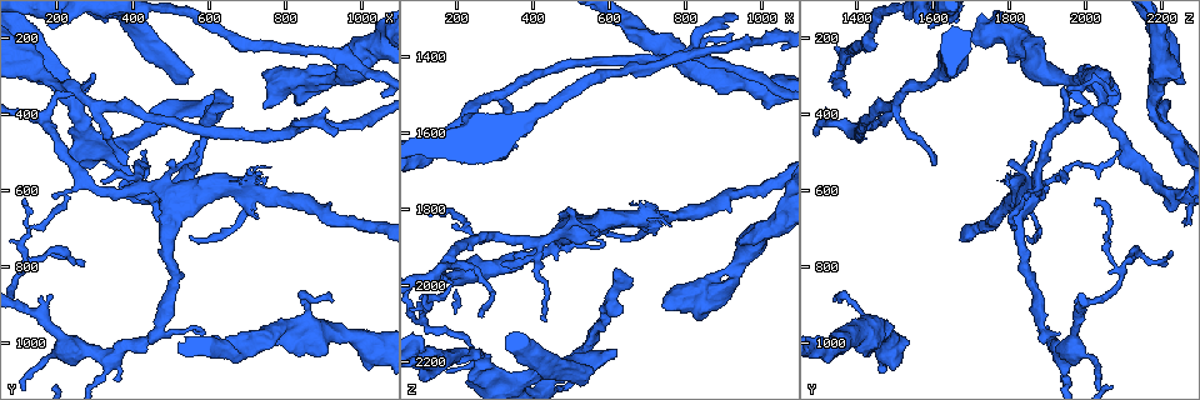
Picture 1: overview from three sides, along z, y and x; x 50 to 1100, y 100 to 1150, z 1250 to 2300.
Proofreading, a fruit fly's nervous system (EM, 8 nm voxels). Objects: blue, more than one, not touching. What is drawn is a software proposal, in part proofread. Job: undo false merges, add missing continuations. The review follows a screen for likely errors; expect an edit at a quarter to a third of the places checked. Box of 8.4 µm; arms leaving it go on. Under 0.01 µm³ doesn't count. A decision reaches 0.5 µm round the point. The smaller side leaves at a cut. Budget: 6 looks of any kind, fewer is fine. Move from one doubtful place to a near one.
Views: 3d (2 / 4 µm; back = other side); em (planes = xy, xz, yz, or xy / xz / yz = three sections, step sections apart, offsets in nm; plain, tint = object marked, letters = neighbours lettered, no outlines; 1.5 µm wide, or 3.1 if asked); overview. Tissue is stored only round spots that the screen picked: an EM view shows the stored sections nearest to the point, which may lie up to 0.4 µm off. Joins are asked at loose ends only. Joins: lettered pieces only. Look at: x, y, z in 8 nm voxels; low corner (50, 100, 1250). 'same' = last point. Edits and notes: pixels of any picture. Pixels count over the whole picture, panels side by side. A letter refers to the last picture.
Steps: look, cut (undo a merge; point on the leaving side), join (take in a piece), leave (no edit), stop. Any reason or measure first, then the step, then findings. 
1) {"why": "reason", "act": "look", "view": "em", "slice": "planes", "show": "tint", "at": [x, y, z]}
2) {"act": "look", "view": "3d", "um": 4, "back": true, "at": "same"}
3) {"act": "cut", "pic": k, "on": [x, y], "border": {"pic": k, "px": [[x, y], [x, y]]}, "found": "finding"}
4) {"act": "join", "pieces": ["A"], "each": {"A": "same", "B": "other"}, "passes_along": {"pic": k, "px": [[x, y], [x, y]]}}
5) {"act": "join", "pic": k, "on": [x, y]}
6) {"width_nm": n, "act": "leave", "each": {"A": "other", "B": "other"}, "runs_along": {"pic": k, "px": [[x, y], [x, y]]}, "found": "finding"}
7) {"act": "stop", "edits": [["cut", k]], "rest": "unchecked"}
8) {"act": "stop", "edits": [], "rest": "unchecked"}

{"why": "sudden change in width", "act": "look", "view": "em", "slice": "planes", "show": "letters", "at": [850, 305, 2015]}

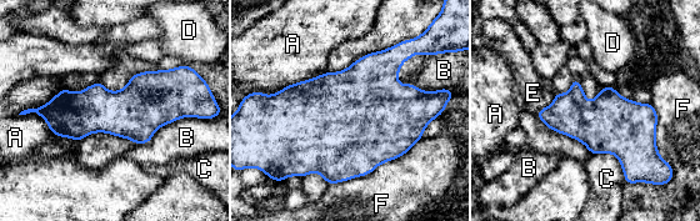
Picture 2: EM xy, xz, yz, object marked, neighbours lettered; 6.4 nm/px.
{"act": "leave", "each": {"A": "other", "B": "other", "C": "other", "D": "other", "E": "other", "F": "other"}, "border": {"pic": 2, "px": [[556, 94], [549, 105], [535, 112]]}, "found": "one neuron here"}

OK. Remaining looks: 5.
{"why": "free end", "act": "look", "view": "3d", "um": 2, "at": [275, 335, 2085]}

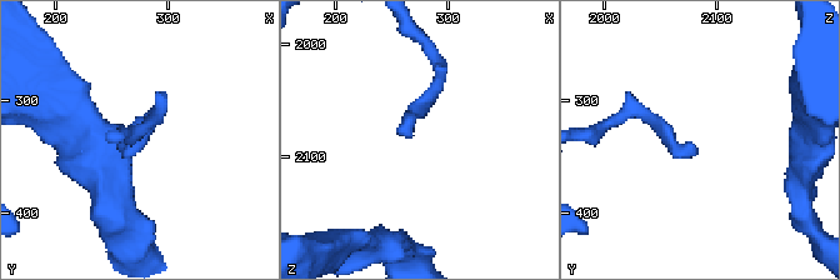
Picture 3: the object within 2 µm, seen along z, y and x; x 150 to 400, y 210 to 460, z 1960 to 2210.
{"why": "shape alone is not enough", "act": "look", "view": "em", "slice": "planes", "show": "letters", "at": [272, 344, 2080]}

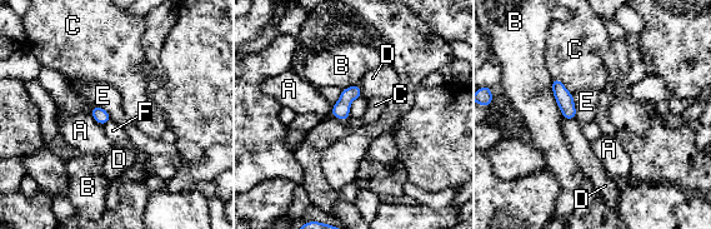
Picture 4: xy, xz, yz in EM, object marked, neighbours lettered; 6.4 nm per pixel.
{"width_nm": 80, "act": "leave", "each": {"A": "other", "B": "other", "C": "other", "D": "other", "E": "other", "F": "other"}, "border": {"pic": 4, "px": [[360, 96], [351, 101], [348, 118]]}, "found": "none of them fits"}

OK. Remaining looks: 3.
{"why": "branch stops here", "act": "look", "view": "3d", "um": 2, "at": [380, 525, 1610]}

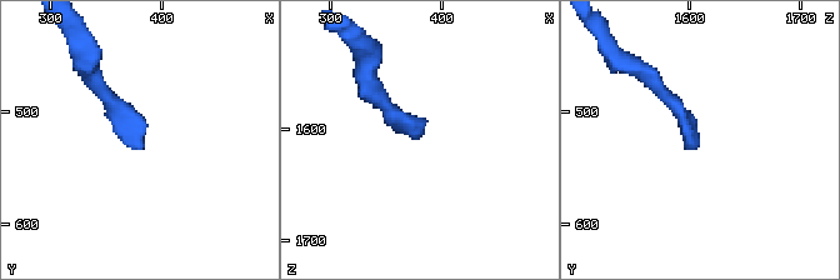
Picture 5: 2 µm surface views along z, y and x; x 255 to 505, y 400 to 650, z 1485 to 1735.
{"why": "shape alone is not enough", "act": "look", "view": "em", "slice": "planes", "show": "plain", "at": [382, 530, 1606]}

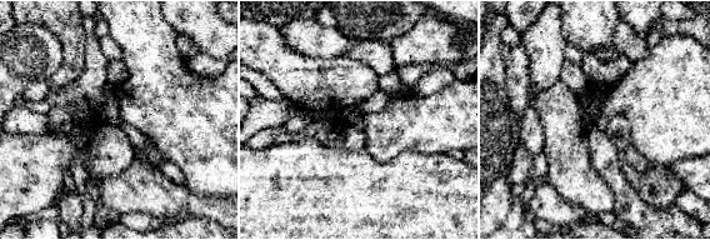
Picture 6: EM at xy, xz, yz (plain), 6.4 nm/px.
{"act": "look", "view": "em", "slice": "planes", "show": "letters", "at": "same"}

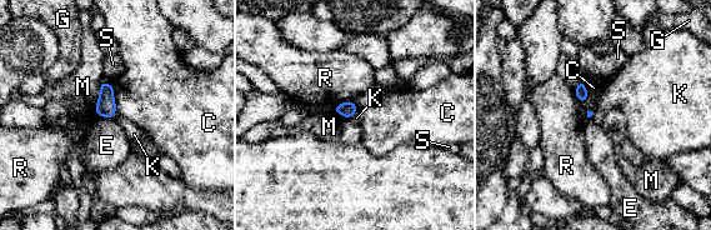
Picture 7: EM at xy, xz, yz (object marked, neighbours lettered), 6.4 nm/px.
{"width_nm": 80, "act": "leave", "each": {"C": "other", "E": "other", "G": "other", "K": "other", "M": "other", "R": "other", "S": "other"}, "border": {"pic": 7, "px": [[357, 111], [349, 119]]}, "found": "no lettered piece goes on from it"}

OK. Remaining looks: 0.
{"act": "stop", "edits": [], "rest": "unchecked"}

